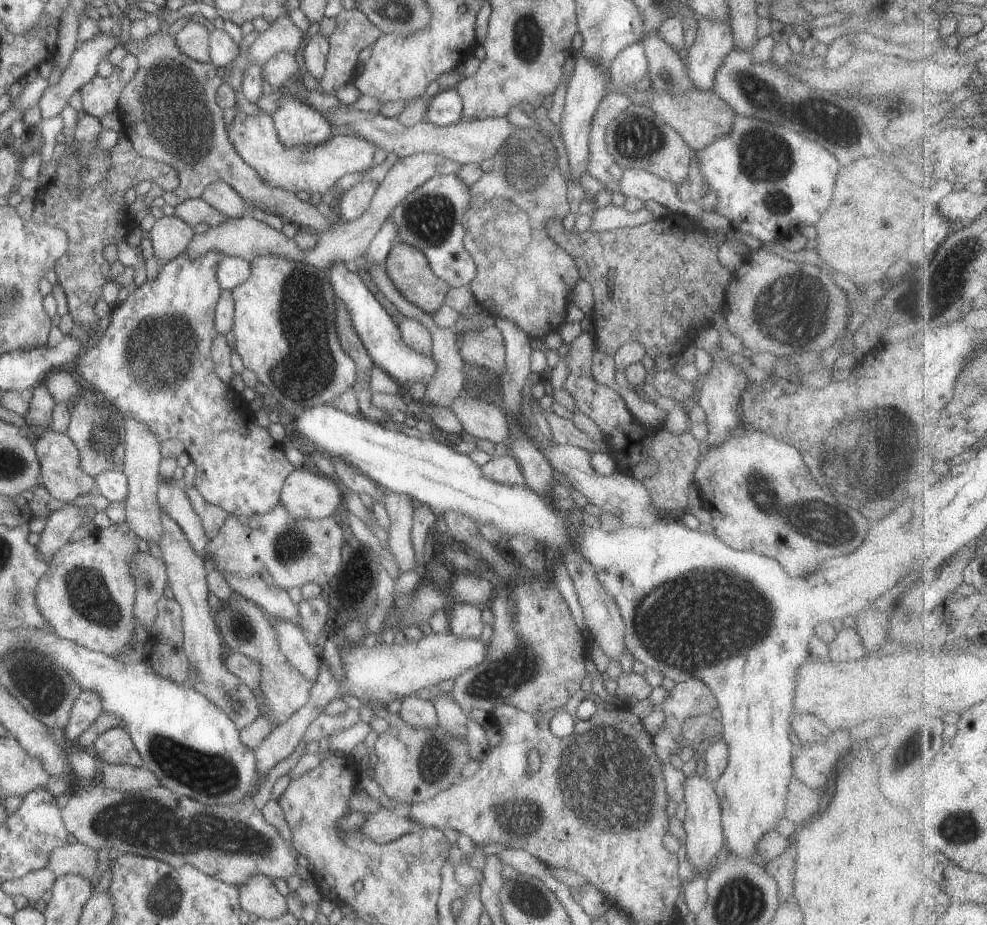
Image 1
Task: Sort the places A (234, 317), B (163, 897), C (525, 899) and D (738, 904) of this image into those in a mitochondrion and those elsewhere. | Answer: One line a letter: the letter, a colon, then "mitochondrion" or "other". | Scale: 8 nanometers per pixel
A: other
B: mitochondrion
C: mitochondrion
D: mitochondrion

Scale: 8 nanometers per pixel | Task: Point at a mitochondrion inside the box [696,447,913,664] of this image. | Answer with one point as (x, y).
(818, 521)

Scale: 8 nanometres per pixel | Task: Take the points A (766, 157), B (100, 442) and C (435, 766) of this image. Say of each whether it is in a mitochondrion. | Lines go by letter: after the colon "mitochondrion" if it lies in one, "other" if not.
A: mitochondrion
B: mitochondrion
C: mitochondrion

